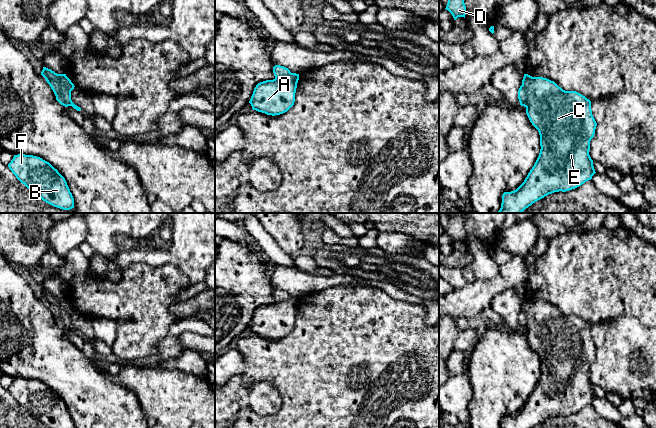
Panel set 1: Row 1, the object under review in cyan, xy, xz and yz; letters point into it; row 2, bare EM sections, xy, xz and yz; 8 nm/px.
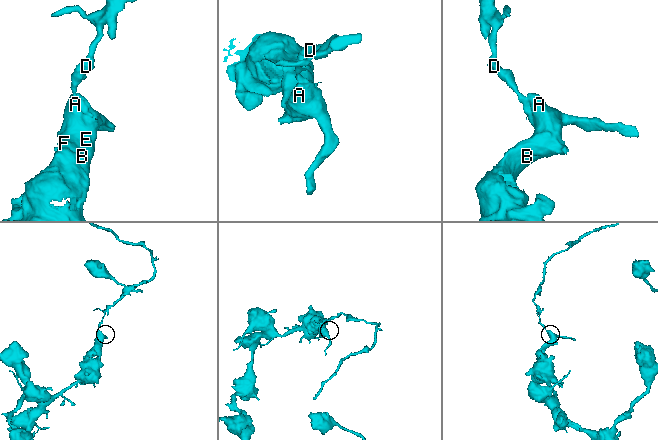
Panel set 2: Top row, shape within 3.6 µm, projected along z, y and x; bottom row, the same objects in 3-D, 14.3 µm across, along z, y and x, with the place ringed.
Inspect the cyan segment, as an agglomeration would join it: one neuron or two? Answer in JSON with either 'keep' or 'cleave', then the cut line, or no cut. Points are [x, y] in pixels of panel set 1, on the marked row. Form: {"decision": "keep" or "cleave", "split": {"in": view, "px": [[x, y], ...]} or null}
{"decision": "cleave", "split": {"in": "xy", "px": [[45, 77], [51, 80], [58, 80], [70, 92]]}}

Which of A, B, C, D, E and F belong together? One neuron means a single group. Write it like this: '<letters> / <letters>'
A B C E F / D

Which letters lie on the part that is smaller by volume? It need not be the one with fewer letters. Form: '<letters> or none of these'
D

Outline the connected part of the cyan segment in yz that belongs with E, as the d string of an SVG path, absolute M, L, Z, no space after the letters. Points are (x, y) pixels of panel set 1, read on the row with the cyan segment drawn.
M524 74L522 84L527 95L526 114L539 132L541 149L524 182L516 190L503 193L498 213L522 213L549 194L581 186L596 173L589 155L590 141L597 126L591 101L576 91L563 90L543 77Z

